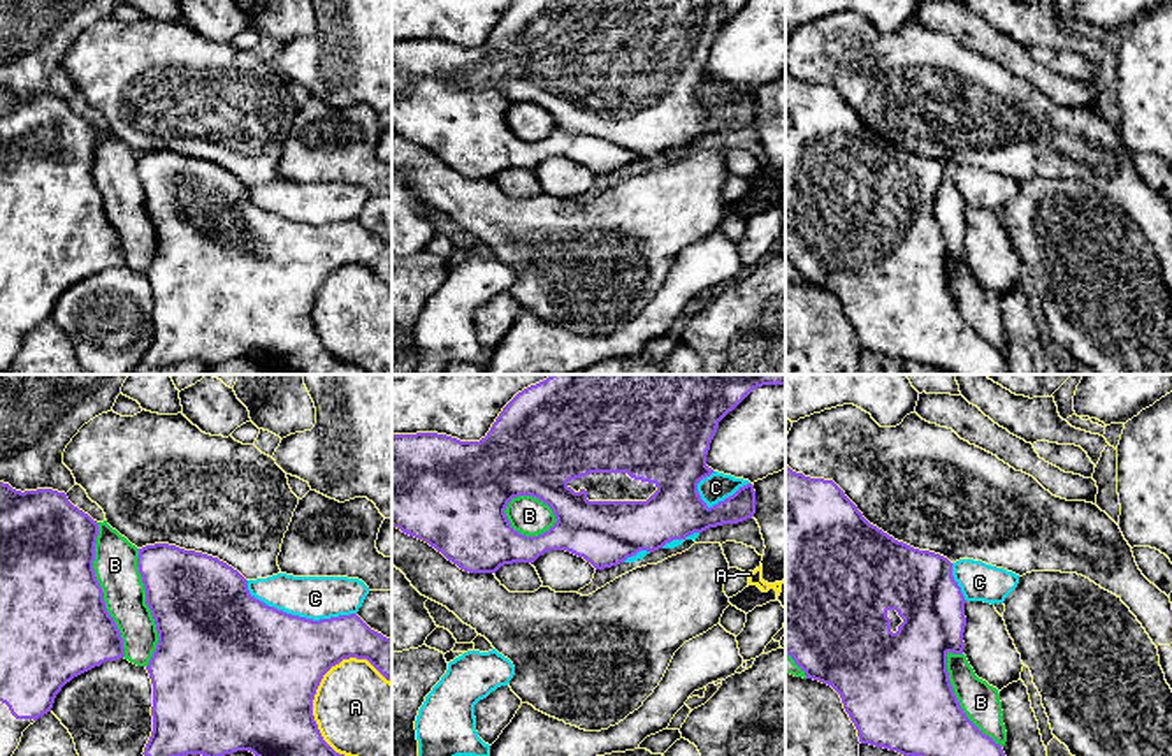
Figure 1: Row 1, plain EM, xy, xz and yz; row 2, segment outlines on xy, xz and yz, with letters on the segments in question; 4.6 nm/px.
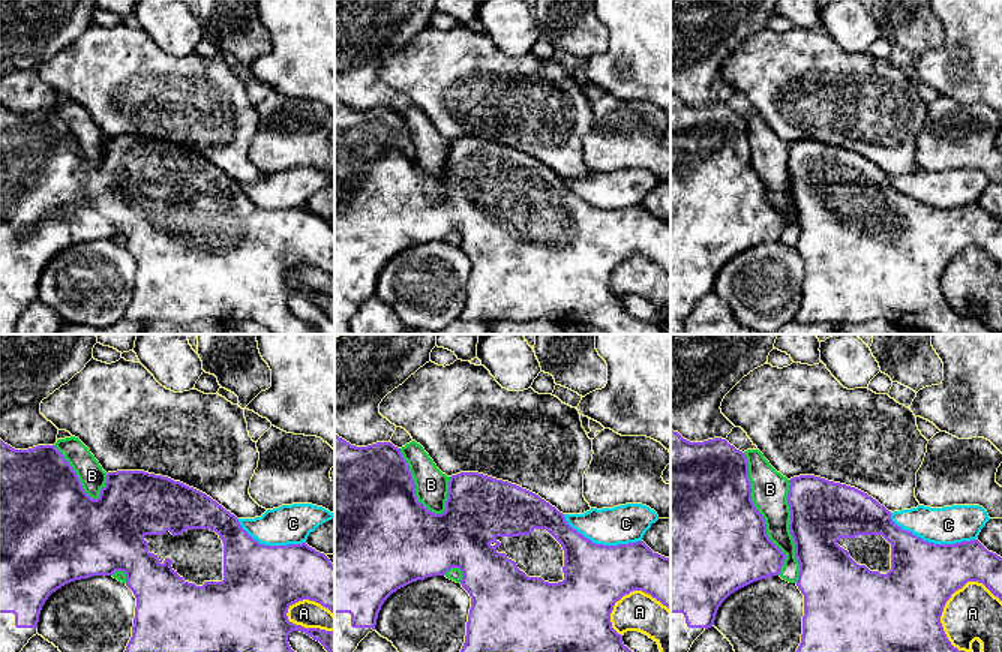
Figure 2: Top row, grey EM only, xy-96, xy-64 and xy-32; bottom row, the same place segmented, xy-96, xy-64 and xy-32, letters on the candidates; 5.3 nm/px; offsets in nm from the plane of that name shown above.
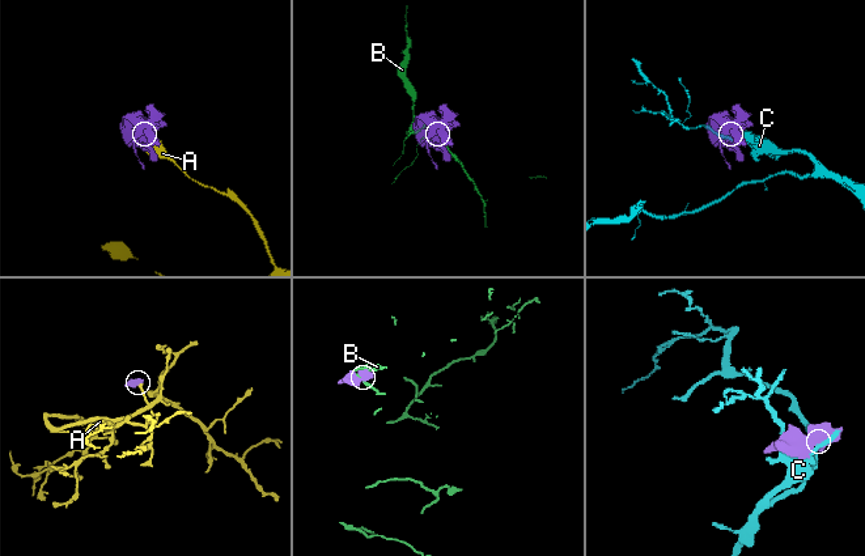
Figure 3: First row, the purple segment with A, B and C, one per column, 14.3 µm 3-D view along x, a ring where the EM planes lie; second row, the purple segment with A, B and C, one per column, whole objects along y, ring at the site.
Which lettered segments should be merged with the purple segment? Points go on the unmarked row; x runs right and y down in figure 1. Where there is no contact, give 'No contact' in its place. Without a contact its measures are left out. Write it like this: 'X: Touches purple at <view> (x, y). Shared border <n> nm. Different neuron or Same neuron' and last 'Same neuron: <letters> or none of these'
A: Touches purple at xy (313, 322). Shared border 500 nm. Different neuron
B: Touches purple at xy (101, 196). Shared border 650 nm. Different neuron
C: Touches purple at xy (297, 222). Shared border 550 nm. Different neuron
Same neuron: none of these

